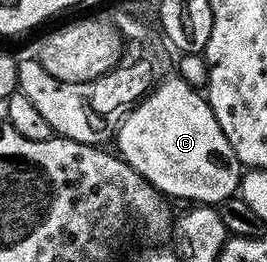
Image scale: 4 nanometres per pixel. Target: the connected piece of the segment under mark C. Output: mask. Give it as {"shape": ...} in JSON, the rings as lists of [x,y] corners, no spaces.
{"shape":[[[166,79],[152,91],[127,114],[131,114],[127,119],[123,118],[119,122],[116,128],[117,154],[163,196],[190,199],[186,201],[194,205],[217,205],[225,199],[235,198],[244,168],[232,145],[228,145],[228,137],[224,137],[224,129],[220,129],[220,121],[216,121],[205,94],[199,88],[197,91],[196,88],[189,87],[182,79]]]}

